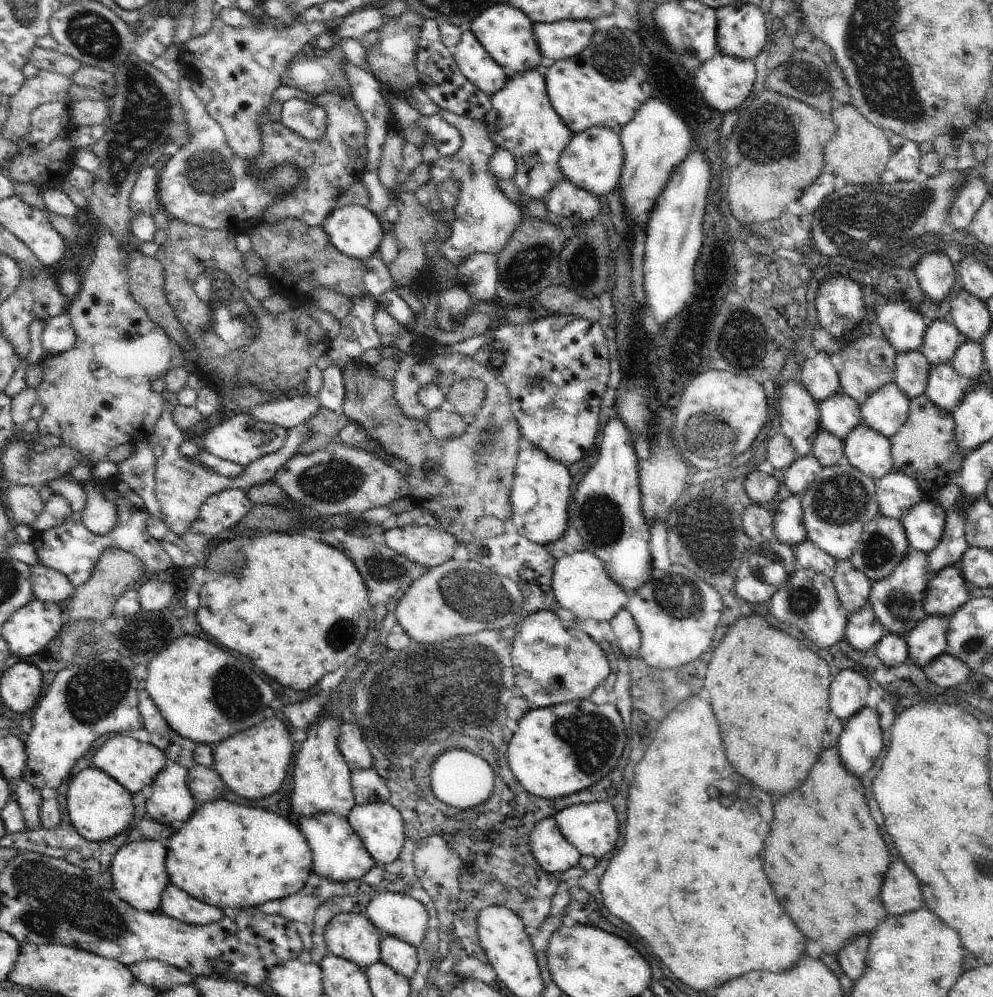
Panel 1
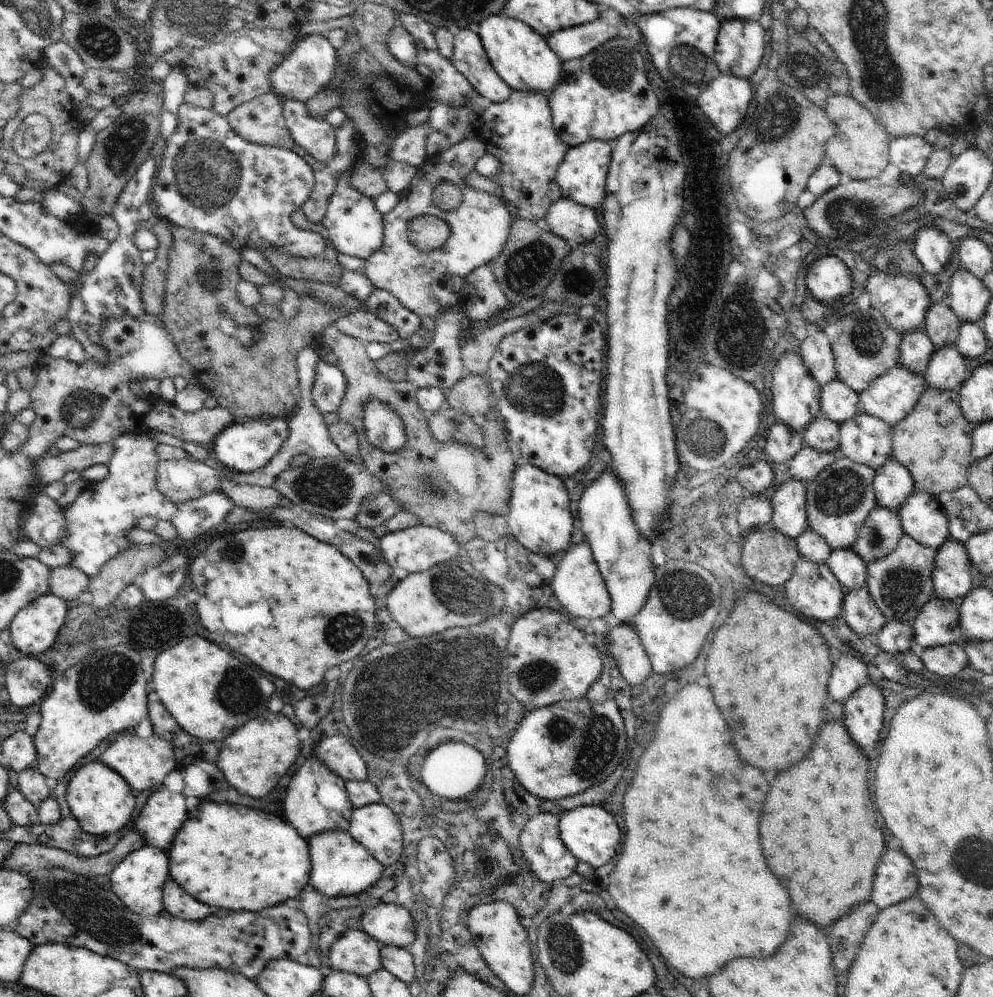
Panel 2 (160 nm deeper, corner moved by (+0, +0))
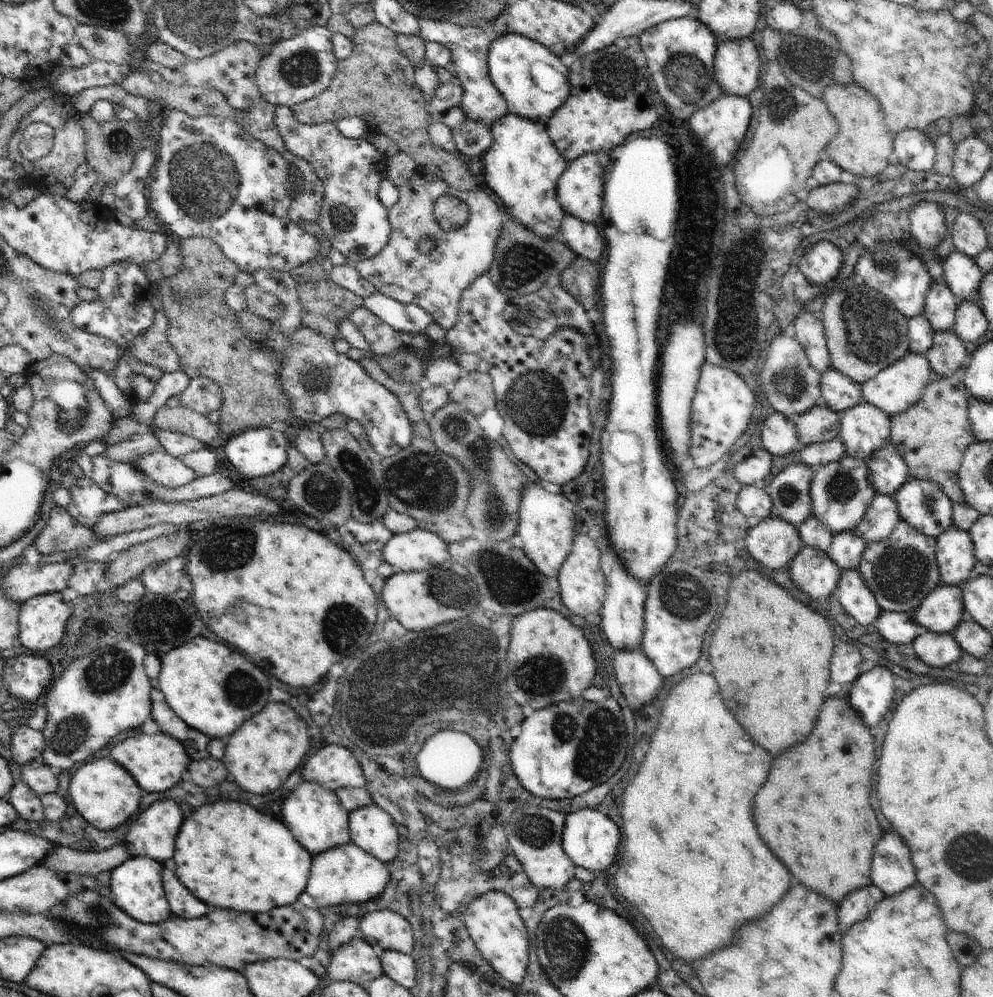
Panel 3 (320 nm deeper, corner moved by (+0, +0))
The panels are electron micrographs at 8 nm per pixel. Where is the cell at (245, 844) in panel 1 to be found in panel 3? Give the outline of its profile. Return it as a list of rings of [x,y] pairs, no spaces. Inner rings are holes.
[[[218,801],[207,805],[199,806],[194,809],[191,814],[182,821],[178,836],[175,842],[174,862],[176,863],[176,874],[180,882],[198,899],[207,905],[212,905],[217,909],[232,909],[243,913],[264,914],[273,908],[292,904],[297,901],[298,896],[305,891],[309,874],[312,866],[311,854],[292,836],[288,827],[283,821],[276,816],[278,820],[274,820],[274,816],[266,816],[258,810],[254,810],[252,806],[246,806],[242,801]]]

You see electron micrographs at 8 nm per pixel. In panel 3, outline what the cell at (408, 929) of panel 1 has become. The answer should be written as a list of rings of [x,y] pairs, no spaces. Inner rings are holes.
[[[374,911],[359,919],[359,935],[379,951],[413,954],[415,942],[411,924],[398,913]]]

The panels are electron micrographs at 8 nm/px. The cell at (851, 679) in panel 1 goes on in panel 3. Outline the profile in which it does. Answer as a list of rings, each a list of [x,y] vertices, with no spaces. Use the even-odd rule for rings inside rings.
[[[852,644],[836,646],[830,660],[830,672],[832,672],[830,680],[851,686],[862,673],[864,662],[864,657],[856,646]]]

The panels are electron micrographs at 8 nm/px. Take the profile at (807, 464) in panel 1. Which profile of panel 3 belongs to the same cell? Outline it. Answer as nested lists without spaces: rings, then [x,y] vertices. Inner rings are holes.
[[[836,436],[826,442],[799,447],[796,452],[796,461],[800,460],[801,463],[819,468],[826,463],[840,460],[846,454],[844,441]]]

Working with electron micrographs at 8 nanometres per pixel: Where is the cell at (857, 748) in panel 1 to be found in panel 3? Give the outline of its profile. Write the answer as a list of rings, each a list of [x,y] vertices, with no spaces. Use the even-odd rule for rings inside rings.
[[[884,665],[863,670],[848,689],[850,704],[862,714],[862,720],[874,728],[892,706],[896,675]]]

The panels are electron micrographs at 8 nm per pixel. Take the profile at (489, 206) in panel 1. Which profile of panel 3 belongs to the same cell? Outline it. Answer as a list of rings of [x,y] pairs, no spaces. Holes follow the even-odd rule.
[[[418,166],[414,174],[399,188],[399,195],[398,202],[388,211],[391,224],[388,244],[376,256],[359,262],[355,270],[384,296],[405,305],[419,306],[430,314],[434,323],[448,330],[457,322],[462,293],[472,286],[479,276],[487,274],[494,260],[497,238],[500,236],[503,222],[510,216],[504,210],[500,210],[500,206],[494,202],[492,197],[480,188],[473,191],[461,191],[451,187],[440,175],[436,166]],[[444,195],[458,197],[469,206],[468,222],[460,230],[445,233],[439,227],[435,217],[435,202]],[[425,236],[431,237],[435,243],[435,249],[429,253],[420,252],[419,249],[419,243]]]

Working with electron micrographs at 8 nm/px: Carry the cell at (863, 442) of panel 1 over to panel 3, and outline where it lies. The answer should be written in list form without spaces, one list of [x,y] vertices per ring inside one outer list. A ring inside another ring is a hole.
[[[862,401],[842,414],[838,436],[844,441],[846,452],[851,457],[864,460],[865,456],[870,456],[875,450],[880,450],[888,442],[892,416],[887,412]]]

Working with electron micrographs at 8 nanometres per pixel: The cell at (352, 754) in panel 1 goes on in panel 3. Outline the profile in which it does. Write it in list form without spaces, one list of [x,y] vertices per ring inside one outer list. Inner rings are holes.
[[[328,745],[311,754],[300,768],[302,781],[318,783],[337,791],[343,786],[365,786],[359,760],[350,749]]]

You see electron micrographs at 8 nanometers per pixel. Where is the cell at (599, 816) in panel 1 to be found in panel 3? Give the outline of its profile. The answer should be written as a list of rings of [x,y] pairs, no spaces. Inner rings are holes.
[[[580,809],[566,816],[565,830],[562,837],[562,846],[575,866],[583,866],[596,874],[608,870],[618,854],[620,846],[620,828],[610,818],[604,816],[597,809]]]

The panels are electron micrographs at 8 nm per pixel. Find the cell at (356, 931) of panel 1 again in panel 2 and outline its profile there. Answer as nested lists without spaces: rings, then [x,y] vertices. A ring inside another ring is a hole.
[[[361,928],[347,930],[329,948],[327,964],[334,971],[366,979],[383,968],[380,956],[382,945]]]

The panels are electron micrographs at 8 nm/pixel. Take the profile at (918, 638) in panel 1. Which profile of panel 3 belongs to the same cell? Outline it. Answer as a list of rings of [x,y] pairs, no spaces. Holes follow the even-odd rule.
[[[939,584],[913,616],[927,631],[951,634],[951,630],[967,618],[961,587]]]

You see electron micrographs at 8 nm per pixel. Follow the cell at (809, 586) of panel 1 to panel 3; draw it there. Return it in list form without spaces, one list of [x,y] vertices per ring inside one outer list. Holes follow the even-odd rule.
[[[804,546],[791,560],[789,567],[794,584],[816,600],[834,594],[841,577],[839,566],[827,551],[816,547]]]

